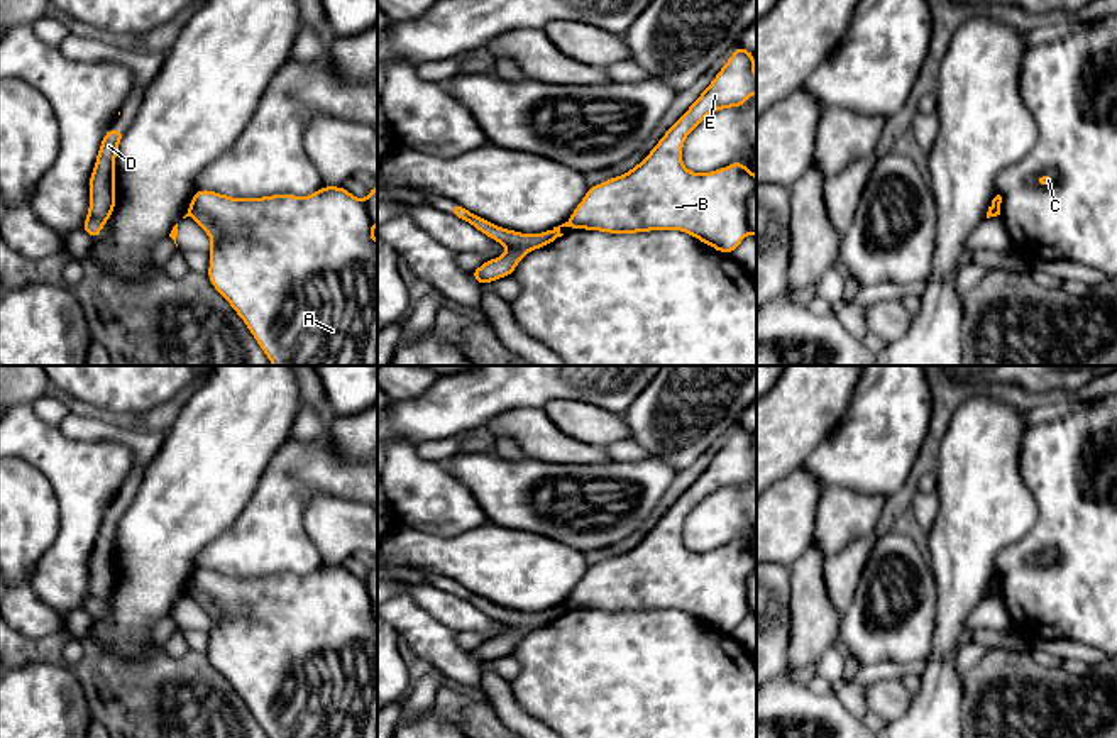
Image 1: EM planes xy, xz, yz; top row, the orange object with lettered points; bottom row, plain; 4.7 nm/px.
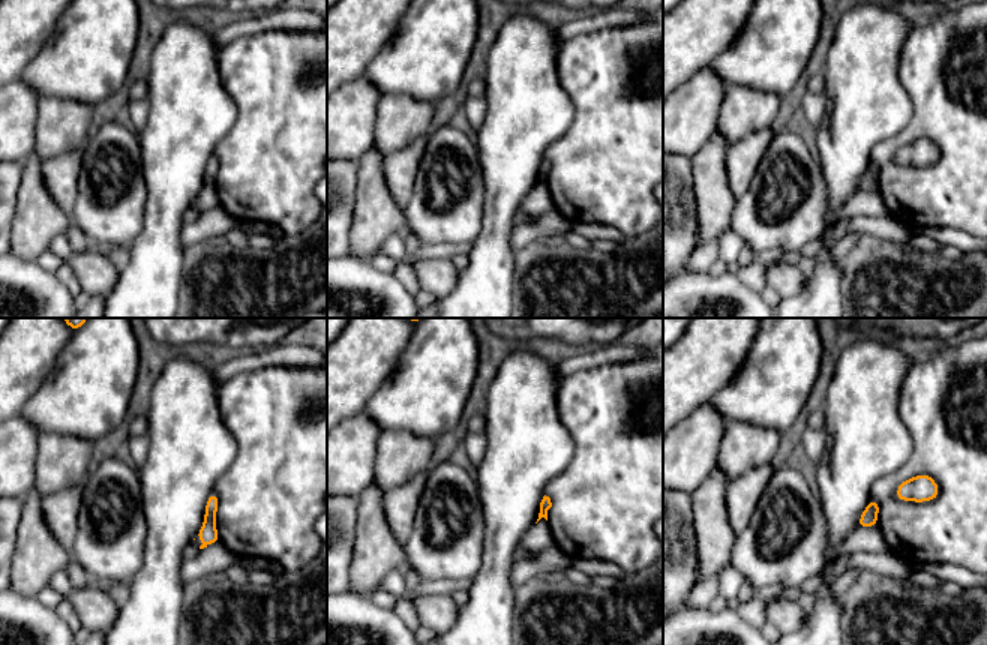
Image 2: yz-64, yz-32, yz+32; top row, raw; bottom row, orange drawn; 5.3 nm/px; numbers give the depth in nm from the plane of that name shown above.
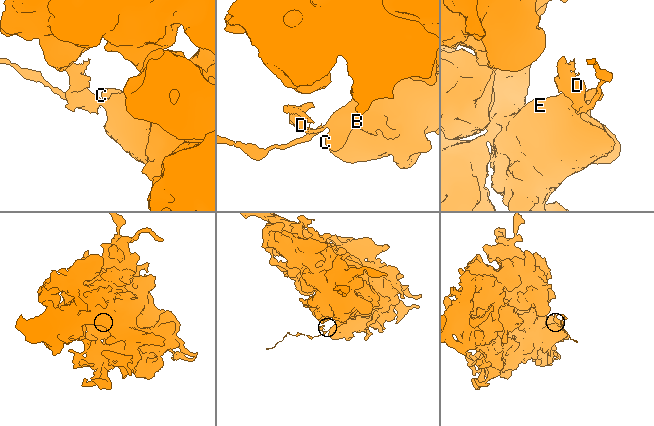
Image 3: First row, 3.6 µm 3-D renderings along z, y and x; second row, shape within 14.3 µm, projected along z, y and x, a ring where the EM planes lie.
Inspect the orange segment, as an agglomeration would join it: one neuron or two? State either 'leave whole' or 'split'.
split

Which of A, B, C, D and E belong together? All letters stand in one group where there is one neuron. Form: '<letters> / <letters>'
A B C E / D

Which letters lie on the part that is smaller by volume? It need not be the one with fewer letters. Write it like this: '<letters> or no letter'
D

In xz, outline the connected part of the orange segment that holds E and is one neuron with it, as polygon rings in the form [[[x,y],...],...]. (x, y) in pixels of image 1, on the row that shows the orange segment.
[[[736,46],[711,85],[641,162],[621,176],[587,188],[586,196],[567,220],[569,229],[606,234],[682,230],[728,256],[750,232],[757,237],[757,176],[741,161],[711,173],[692,173],[682,164],[687,135],[707,115],[729,107],[741,108],[753,93],[757,93],[755,52]]]

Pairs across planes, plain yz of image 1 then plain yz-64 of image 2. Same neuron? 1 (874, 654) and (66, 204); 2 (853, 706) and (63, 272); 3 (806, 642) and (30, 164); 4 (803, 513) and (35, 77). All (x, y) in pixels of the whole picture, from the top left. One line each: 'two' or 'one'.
1: two
2: one
3: one
4: two

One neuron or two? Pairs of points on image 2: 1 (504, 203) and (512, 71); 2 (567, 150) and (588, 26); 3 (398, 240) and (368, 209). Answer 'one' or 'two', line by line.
1: one
2: two
3: two

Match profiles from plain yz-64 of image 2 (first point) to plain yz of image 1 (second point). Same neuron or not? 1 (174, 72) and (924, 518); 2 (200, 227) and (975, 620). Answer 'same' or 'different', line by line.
1: different
2: different

